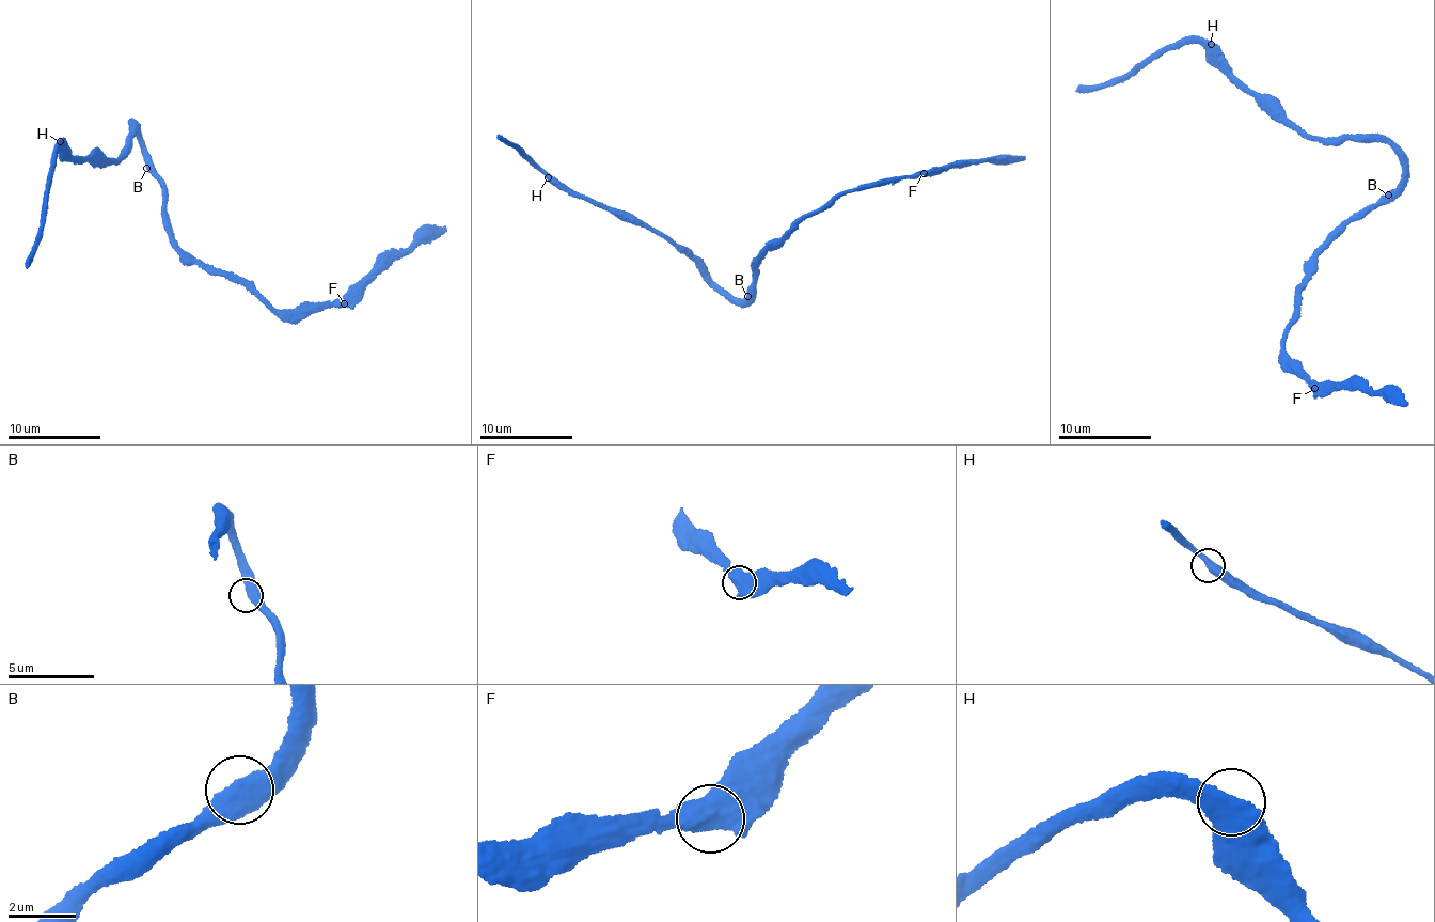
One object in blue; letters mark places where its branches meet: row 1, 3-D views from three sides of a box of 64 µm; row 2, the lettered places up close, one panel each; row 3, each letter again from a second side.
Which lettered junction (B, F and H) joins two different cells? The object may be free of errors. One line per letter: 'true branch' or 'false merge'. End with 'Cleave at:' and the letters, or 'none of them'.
B: true branch
F: true branch
H: true branch
Cleave at: none of them

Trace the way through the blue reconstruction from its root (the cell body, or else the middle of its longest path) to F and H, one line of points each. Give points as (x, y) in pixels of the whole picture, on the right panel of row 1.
F: (1390, 194), (1358, 212), (1318, 250), (1301, 288), (1284, 352), (1310, 377), (1314, 387)
H: (1390, 194), (1401, 180), (1402, 155), (1382, 140), (1309, 136), (1230, 72), (1220, 51), (1211, 44)

